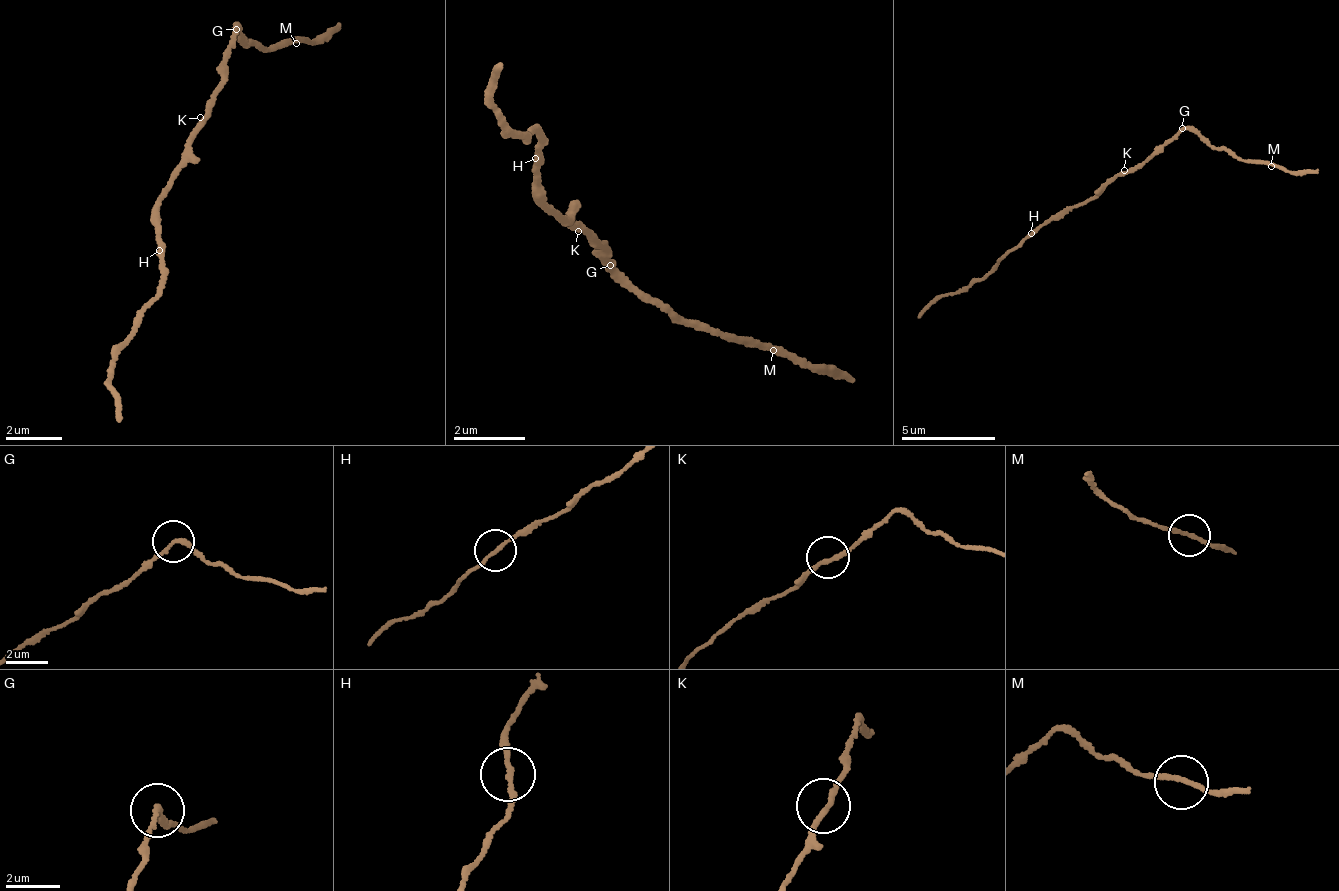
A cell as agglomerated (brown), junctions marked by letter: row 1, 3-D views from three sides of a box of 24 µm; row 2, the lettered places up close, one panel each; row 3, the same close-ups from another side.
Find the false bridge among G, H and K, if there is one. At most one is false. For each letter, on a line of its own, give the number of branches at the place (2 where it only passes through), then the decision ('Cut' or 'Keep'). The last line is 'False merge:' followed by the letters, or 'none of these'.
G: Branches: 2. Keep
H: Branches: 2. Keep
K: Branches: 2. Keep
False merge: none of these

